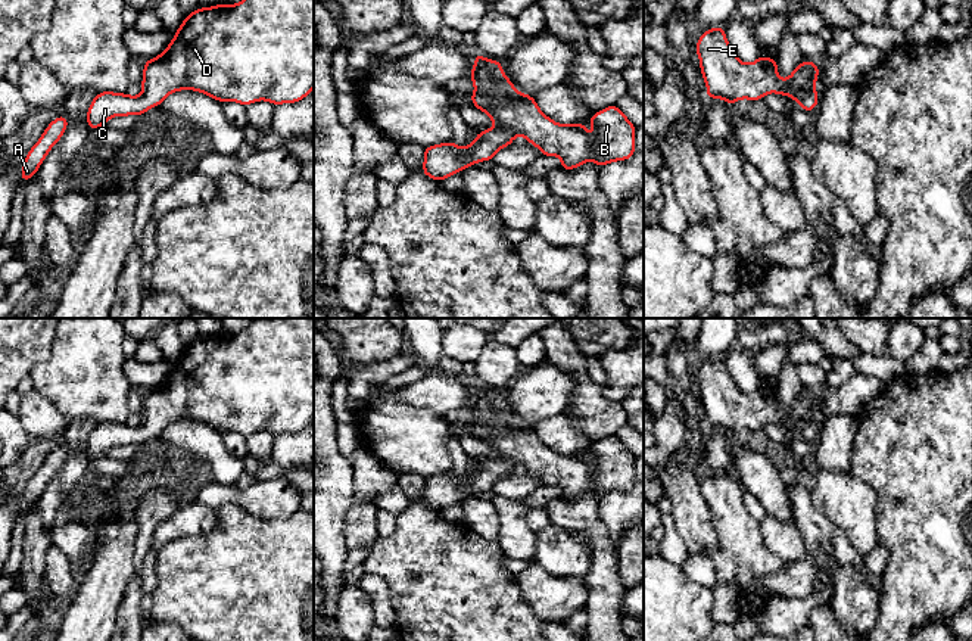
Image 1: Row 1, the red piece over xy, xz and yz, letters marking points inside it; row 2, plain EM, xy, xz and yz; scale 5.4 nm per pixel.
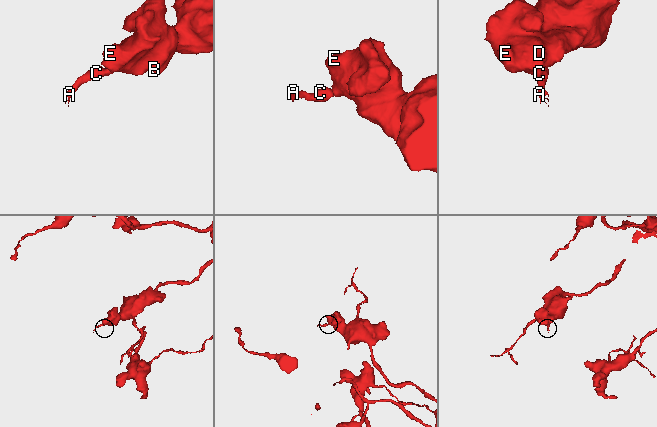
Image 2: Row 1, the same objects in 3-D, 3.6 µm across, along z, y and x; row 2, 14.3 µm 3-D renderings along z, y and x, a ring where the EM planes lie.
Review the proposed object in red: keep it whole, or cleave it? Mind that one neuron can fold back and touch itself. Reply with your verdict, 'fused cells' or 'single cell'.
single cell

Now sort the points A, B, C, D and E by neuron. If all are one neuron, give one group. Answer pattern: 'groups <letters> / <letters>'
groups A B C D E

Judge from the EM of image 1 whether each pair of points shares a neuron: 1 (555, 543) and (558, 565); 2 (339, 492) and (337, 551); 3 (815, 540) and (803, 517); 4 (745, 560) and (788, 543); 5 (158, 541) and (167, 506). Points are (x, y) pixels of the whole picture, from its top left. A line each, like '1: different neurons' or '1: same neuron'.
1: same neuron
2: same neuron
3: same neuron
4: different neurons
5: different neurons

